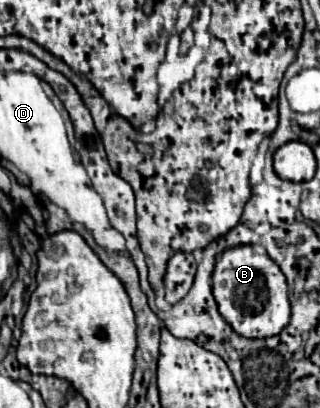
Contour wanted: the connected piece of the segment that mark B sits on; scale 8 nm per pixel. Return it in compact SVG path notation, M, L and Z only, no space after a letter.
M252 247L226 249L212 275L212 291L220 315L226 323L246 339L266 339L278 335L290 321L290 303L286 277L268 255L256 255Z

